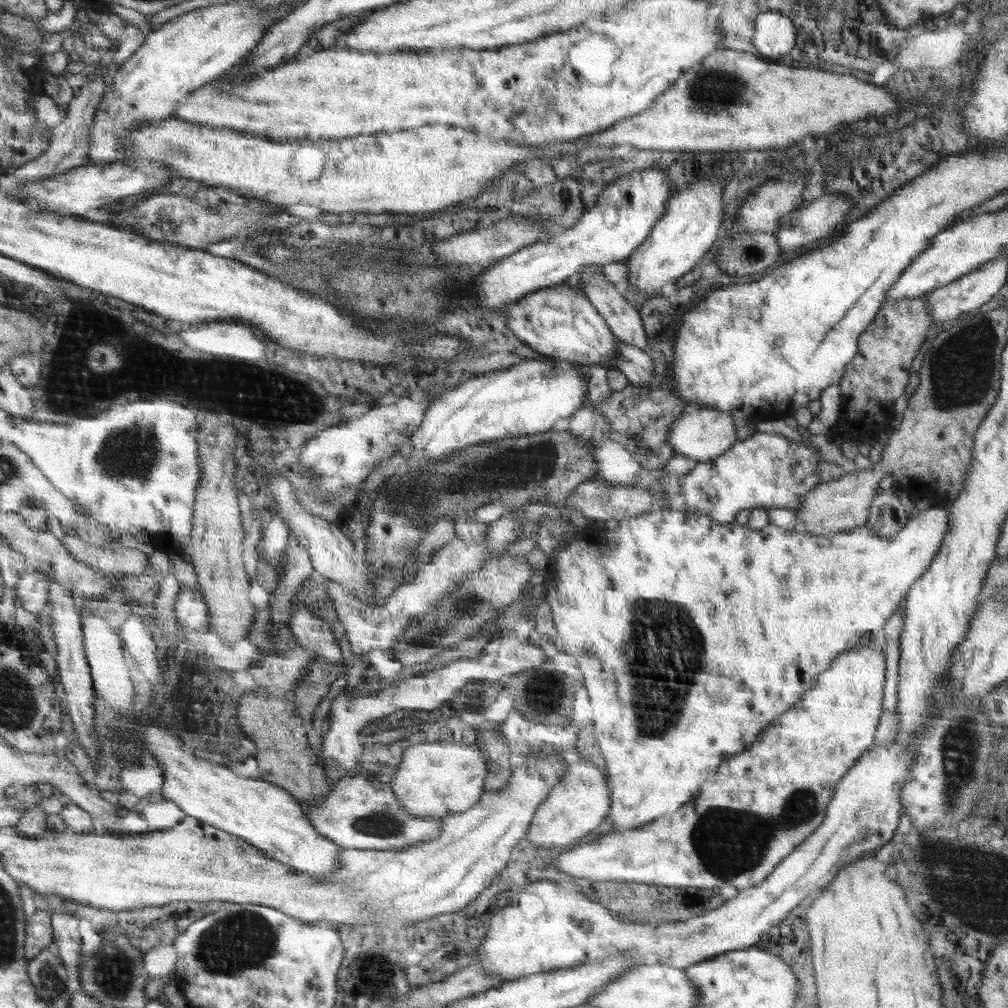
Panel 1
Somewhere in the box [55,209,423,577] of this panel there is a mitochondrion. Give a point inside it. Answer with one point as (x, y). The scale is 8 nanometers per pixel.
(134, 450)

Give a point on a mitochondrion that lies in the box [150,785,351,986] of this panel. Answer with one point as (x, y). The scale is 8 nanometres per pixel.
(239, 940)

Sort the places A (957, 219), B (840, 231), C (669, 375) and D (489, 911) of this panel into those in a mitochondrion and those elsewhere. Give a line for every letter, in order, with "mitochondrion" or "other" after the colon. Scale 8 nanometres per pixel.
A: other
B: other
C: other
D: other

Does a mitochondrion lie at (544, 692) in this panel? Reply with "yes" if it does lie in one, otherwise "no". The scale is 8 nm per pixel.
yes

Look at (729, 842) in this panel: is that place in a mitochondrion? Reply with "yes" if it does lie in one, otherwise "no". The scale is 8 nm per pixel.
yes

